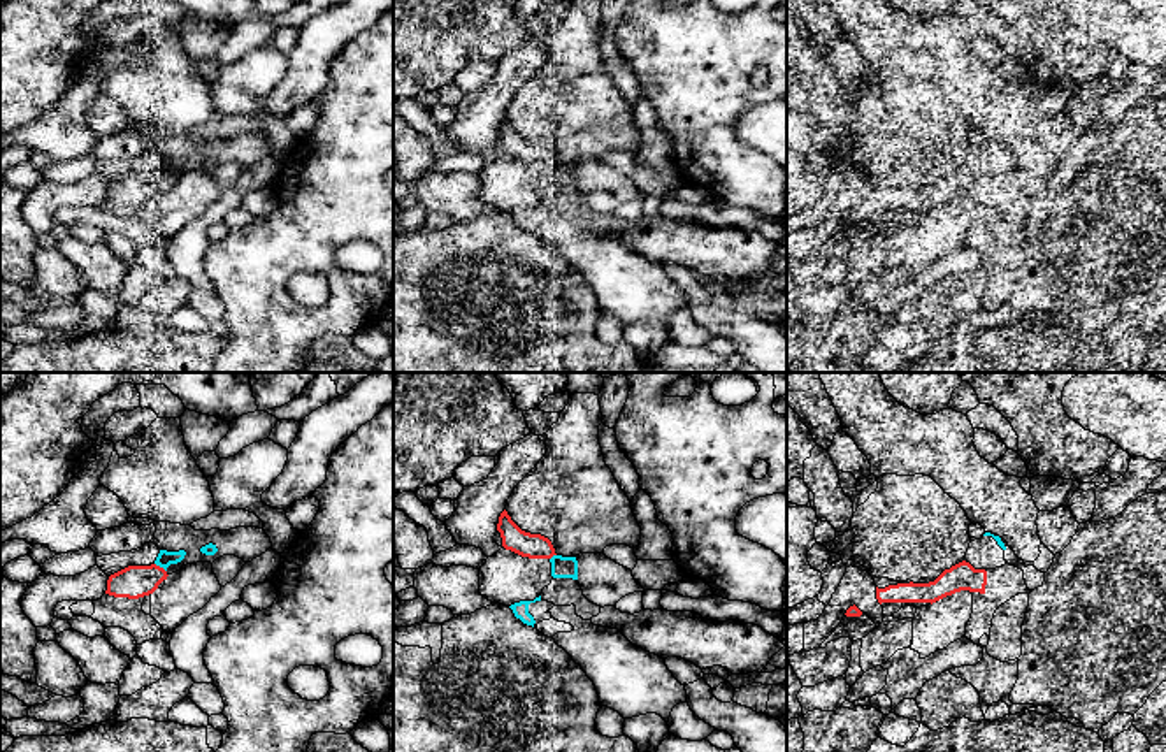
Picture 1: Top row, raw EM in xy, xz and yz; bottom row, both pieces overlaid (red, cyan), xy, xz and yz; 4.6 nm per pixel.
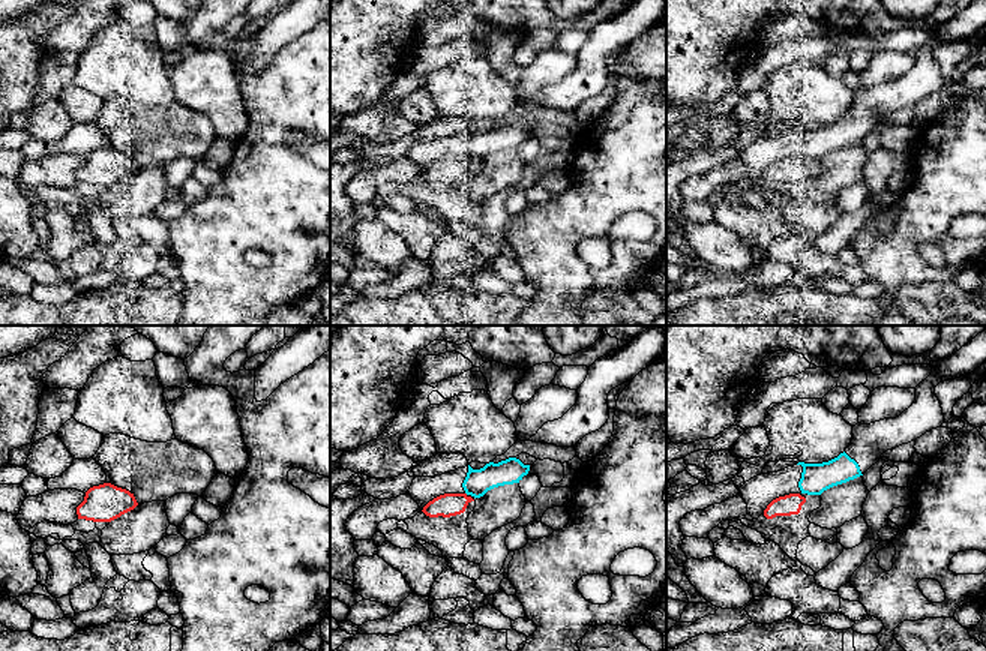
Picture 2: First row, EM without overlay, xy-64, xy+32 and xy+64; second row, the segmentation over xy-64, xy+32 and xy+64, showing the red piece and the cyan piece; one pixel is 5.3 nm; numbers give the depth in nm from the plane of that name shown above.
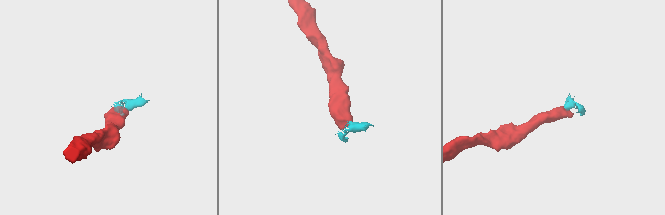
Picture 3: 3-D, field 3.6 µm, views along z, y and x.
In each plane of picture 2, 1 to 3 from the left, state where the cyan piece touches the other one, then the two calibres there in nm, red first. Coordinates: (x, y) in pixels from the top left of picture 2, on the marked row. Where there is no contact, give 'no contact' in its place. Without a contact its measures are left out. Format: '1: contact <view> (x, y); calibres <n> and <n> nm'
1: no contact
2: no contact
3: no contact

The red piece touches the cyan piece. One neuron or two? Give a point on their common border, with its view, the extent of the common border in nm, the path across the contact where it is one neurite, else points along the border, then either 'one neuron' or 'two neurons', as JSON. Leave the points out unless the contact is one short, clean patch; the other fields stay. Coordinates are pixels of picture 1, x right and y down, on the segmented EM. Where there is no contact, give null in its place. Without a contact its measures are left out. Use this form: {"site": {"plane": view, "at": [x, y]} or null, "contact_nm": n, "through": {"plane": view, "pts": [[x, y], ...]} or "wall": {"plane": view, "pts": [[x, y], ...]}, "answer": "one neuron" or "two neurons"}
{"site": {"plane": "xy", "at": [158, 566]}, "contact_nm": 70, "answer": "two neurons"}

